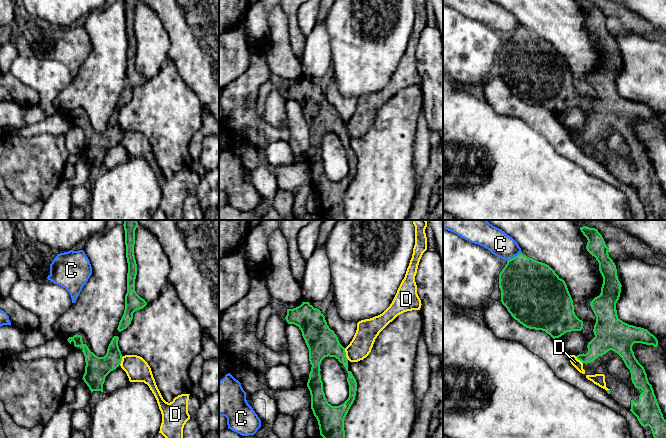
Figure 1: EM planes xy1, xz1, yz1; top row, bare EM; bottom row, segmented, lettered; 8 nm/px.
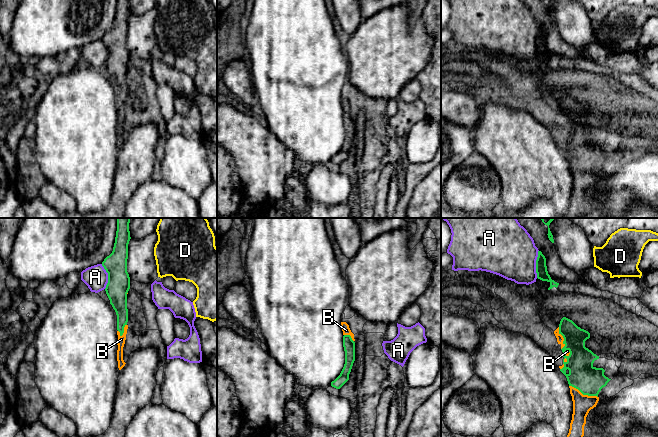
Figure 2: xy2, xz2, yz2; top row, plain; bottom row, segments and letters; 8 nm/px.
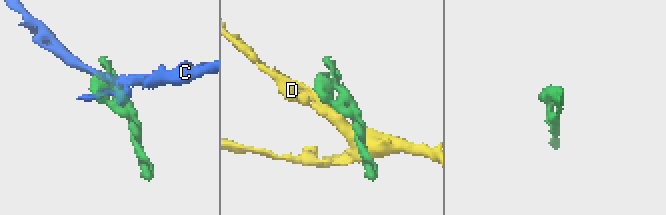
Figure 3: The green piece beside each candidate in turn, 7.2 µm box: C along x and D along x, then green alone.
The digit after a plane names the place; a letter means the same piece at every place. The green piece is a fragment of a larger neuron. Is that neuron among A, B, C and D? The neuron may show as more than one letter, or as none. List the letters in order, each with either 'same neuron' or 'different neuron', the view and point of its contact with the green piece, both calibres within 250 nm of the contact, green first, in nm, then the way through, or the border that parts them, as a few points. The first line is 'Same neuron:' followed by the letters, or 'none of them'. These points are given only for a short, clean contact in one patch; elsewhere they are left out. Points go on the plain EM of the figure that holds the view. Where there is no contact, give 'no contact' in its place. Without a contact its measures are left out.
Same neuron: B
A: different neuron; contact yz2 (536, 40); calibres 100 and 420 nm
B: same neuron; contact yz2 (583, 170); calibres 240 and 160 nm
C: different neuron; contact yz1 (515, 32); calibres 420 and 200 nm
D: different neuron; contact xz1 (345, 130); calibres 240 and 180 nm

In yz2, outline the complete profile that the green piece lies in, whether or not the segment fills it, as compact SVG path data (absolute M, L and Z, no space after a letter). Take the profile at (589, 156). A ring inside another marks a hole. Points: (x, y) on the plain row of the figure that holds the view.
M563 93L554 110L558 120L561 121L564 133L563 141L559 144L567 154L573 177L572 196L566 218L579 218L584 212L584 202L589 187L596 183L599 177L599 168L611 155L604 151L605 146L603 144L593 142L594 137L599 135L599 132L585 123L585 117L590 114L588 107L578 103L572 96Z

